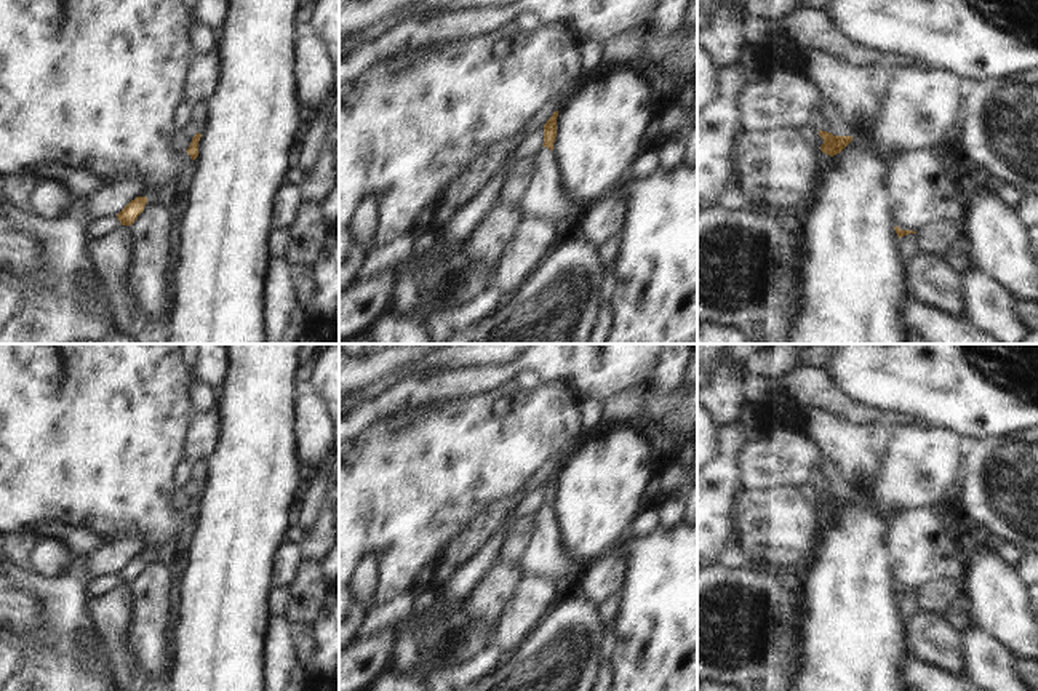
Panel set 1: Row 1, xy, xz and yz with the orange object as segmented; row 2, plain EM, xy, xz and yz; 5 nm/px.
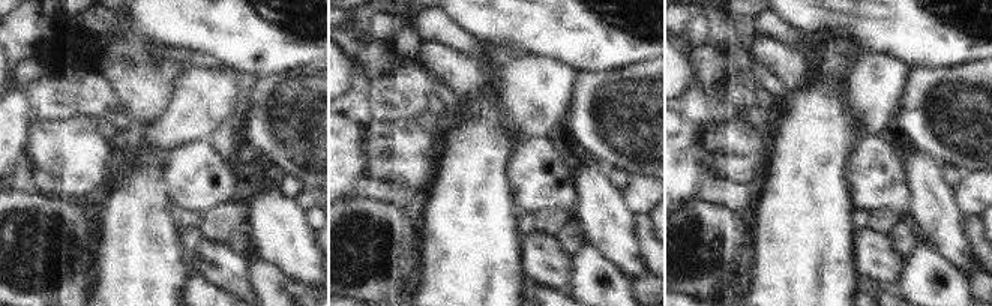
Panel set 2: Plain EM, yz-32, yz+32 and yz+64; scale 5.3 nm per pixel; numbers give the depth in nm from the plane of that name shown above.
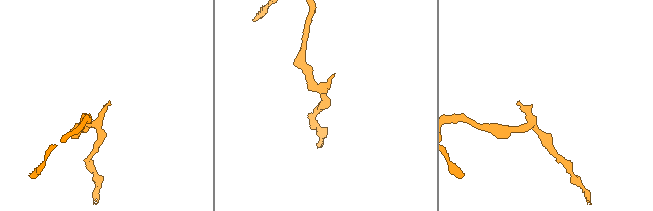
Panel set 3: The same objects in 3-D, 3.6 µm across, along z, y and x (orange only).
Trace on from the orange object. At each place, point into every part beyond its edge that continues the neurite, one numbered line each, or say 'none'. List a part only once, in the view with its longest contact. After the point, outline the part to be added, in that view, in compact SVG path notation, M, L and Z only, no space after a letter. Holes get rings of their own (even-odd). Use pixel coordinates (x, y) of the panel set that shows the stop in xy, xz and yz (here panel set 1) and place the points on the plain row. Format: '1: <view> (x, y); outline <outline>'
1: yz (837, 487); outline M833 478L832 481L828 481L828 485L833 494L852 494L854 493L852 488L844 488L840 478Z

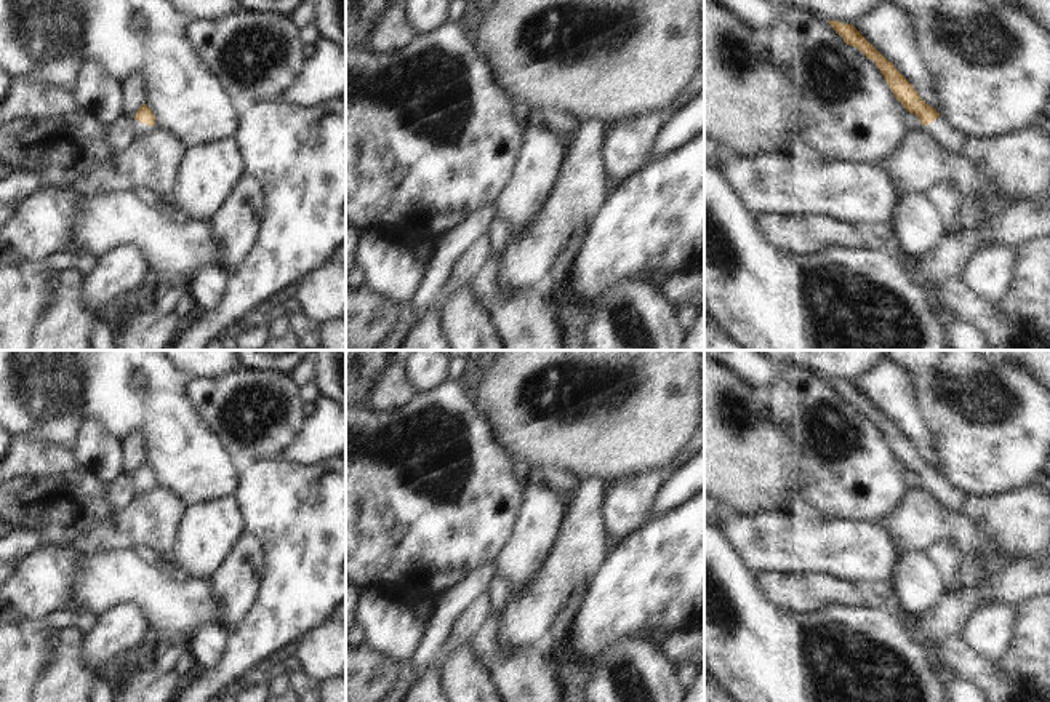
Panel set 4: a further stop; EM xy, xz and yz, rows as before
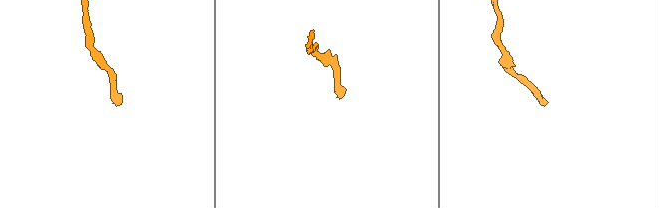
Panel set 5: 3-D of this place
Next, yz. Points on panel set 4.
1: yz (951, 498); outline M941 473L935 480L928 481L925 486L932 493L932 496L944 507L964 509L964 493L952 488Z

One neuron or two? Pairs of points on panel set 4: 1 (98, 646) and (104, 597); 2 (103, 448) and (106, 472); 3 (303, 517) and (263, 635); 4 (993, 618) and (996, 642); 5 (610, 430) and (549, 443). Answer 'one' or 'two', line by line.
1: two
2: one
3: one
4: one
5: one

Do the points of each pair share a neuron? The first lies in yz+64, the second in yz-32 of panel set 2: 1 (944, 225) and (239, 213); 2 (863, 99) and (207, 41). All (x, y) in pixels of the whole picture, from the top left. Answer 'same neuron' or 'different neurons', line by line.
1: different neurons
2: different neurons

